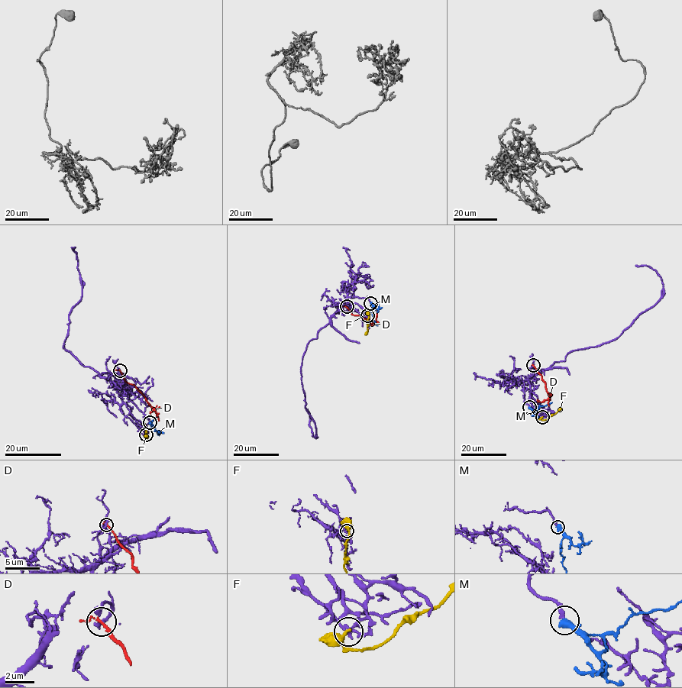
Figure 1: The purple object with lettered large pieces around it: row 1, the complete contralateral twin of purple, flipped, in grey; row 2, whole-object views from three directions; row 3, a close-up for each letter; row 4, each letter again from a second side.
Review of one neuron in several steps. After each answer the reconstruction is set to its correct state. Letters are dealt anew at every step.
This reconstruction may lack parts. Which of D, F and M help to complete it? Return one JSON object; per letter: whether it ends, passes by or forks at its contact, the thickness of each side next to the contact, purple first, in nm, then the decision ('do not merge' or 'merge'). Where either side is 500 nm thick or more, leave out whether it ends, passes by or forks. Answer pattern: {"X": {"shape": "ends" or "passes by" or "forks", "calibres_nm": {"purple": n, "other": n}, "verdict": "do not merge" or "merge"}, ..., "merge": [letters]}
{"D": {"shape": "passes by", "calibres_nm": {"purple": 320, "other": 170}, "verdict": "do not merge"}, "F": {"shape": "passes by", "calibres_nm": {"purple": 190, "other": 280}, "verdict": "do not merge"}, "M": {"shape": "passes by", "calibres_nm": {"purple": 240, "other": 380}, "verdict": "merge"}, "merge": ["M"]}

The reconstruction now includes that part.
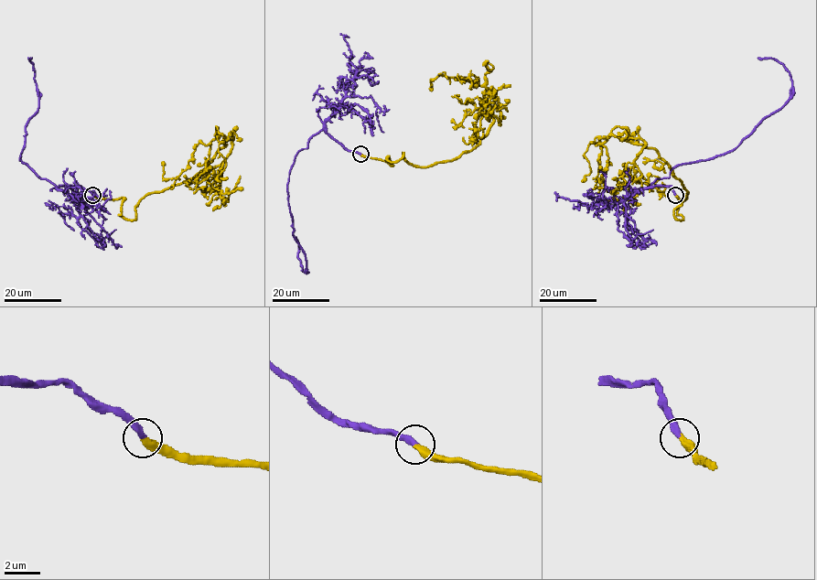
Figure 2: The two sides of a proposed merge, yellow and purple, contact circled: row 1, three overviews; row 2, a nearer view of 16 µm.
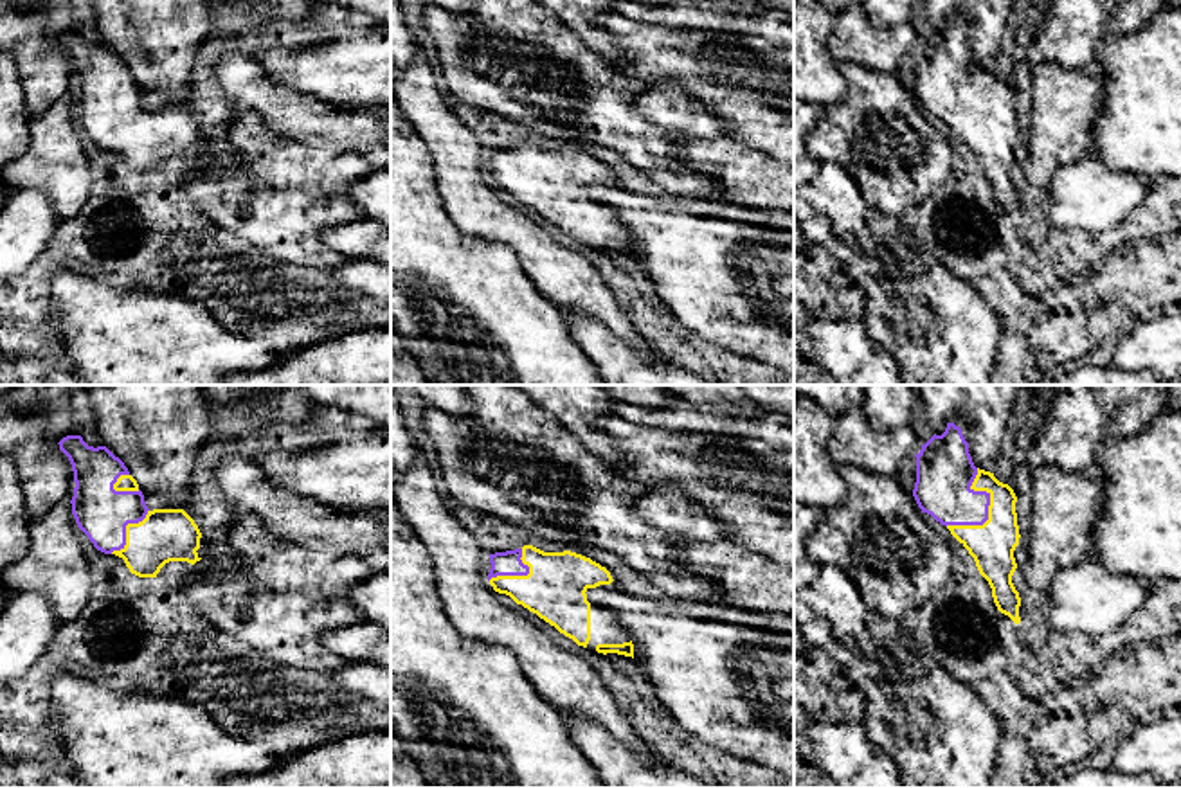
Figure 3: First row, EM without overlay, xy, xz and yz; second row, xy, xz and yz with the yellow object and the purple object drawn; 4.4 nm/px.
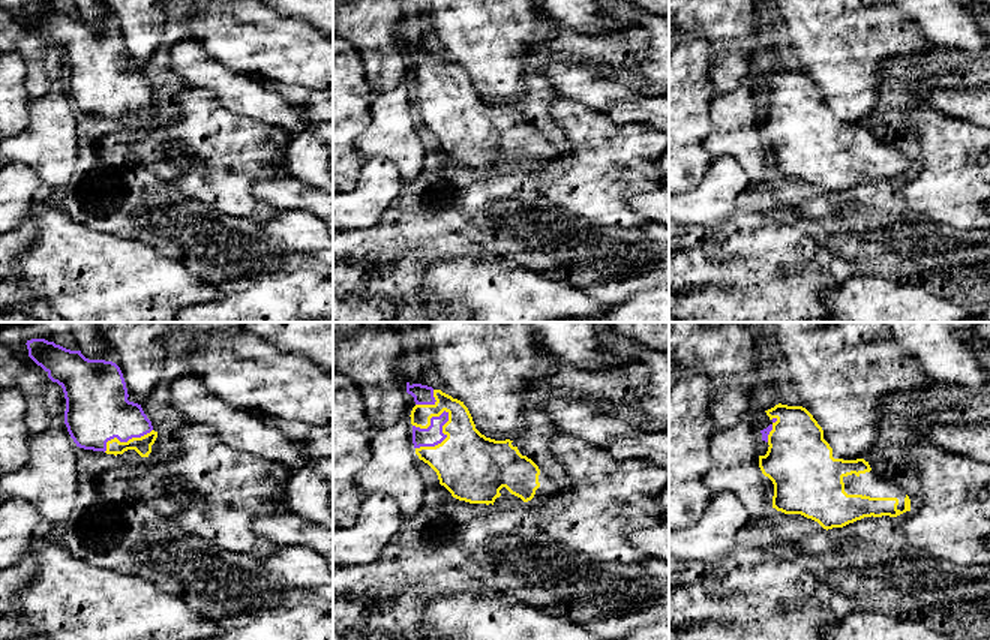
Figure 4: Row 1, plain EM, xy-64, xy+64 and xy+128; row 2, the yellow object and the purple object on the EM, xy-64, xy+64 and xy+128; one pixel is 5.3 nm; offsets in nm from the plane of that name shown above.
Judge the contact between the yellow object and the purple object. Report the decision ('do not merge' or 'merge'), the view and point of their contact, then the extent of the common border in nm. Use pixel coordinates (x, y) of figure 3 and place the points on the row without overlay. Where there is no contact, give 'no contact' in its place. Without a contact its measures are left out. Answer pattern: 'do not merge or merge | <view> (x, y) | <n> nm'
merge | yz (989, 107) | 300 nm

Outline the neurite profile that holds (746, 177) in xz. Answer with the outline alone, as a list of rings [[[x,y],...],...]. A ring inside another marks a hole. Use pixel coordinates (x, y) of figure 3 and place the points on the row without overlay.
[[[729,135],[704,140],[688,137],[677,146],[681,169],[711,176],[720,198],[747,209],[794,210],[794,167]]]

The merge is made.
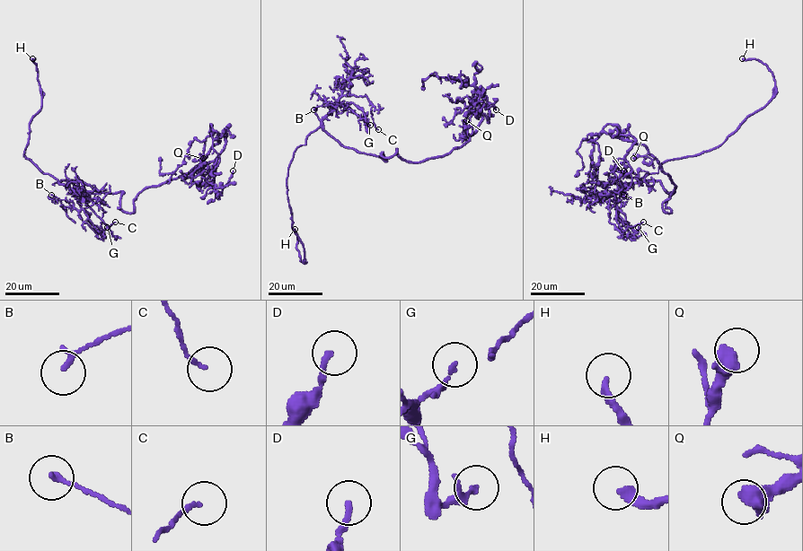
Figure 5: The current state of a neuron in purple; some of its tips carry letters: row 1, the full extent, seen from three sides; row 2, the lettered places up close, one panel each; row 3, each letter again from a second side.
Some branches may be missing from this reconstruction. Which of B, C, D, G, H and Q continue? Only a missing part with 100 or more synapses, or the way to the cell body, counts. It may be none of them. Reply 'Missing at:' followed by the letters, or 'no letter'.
Missing at: H

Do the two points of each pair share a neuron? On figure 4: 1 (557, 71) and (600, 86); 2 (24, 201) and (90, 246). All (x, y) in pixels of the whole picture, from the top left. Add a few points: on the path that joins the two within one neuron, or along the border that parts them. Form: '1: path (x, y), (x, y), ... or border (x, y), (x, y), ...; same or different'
1: path (567, 80), (590, 86); same
2: border (38, 203), (29, 215); different

